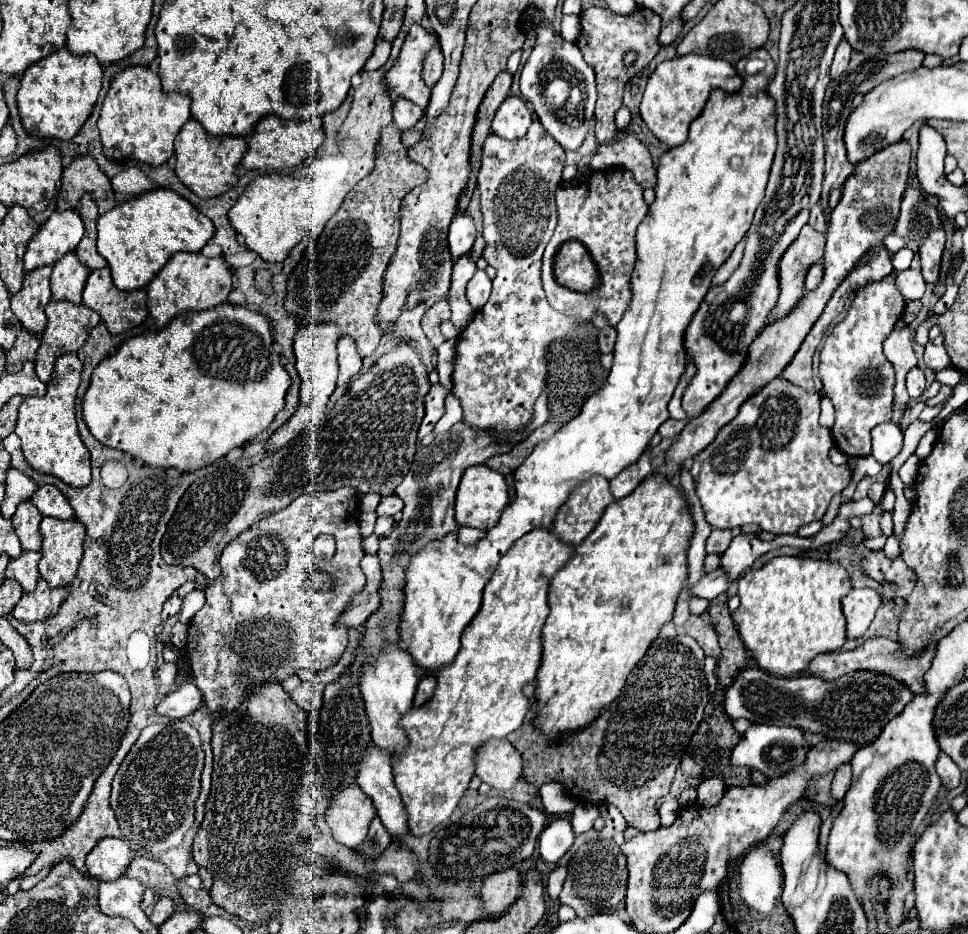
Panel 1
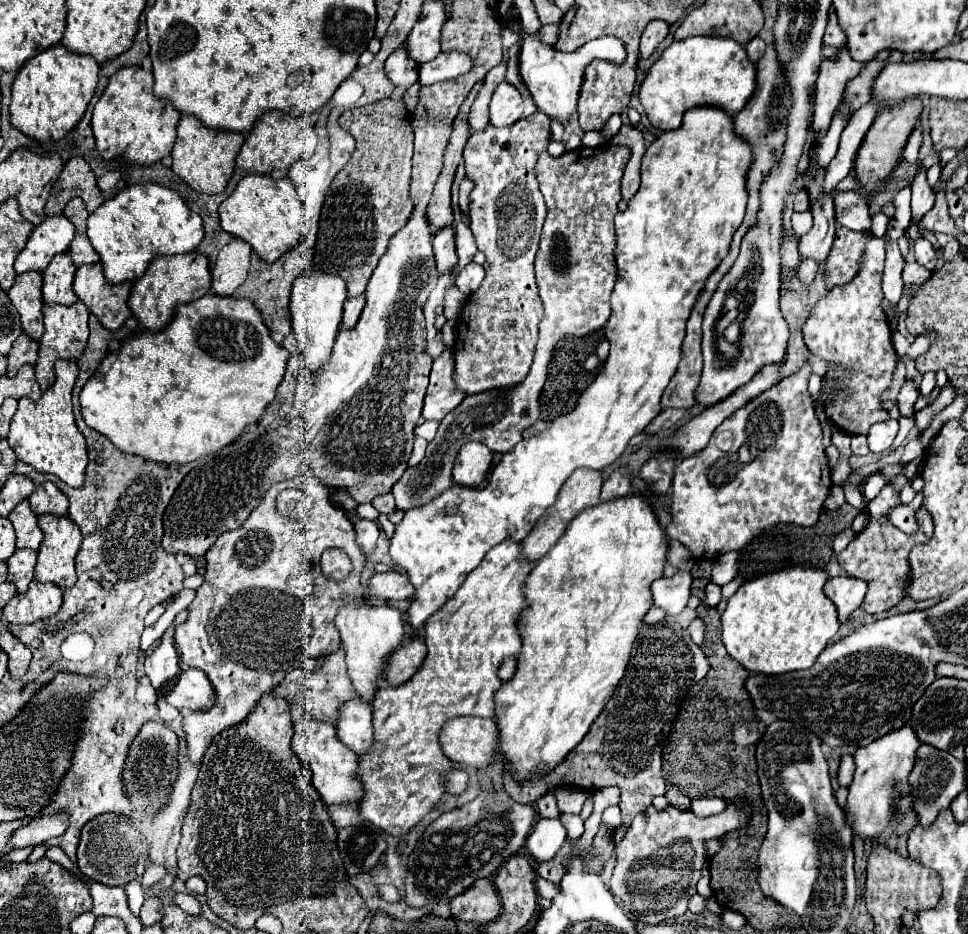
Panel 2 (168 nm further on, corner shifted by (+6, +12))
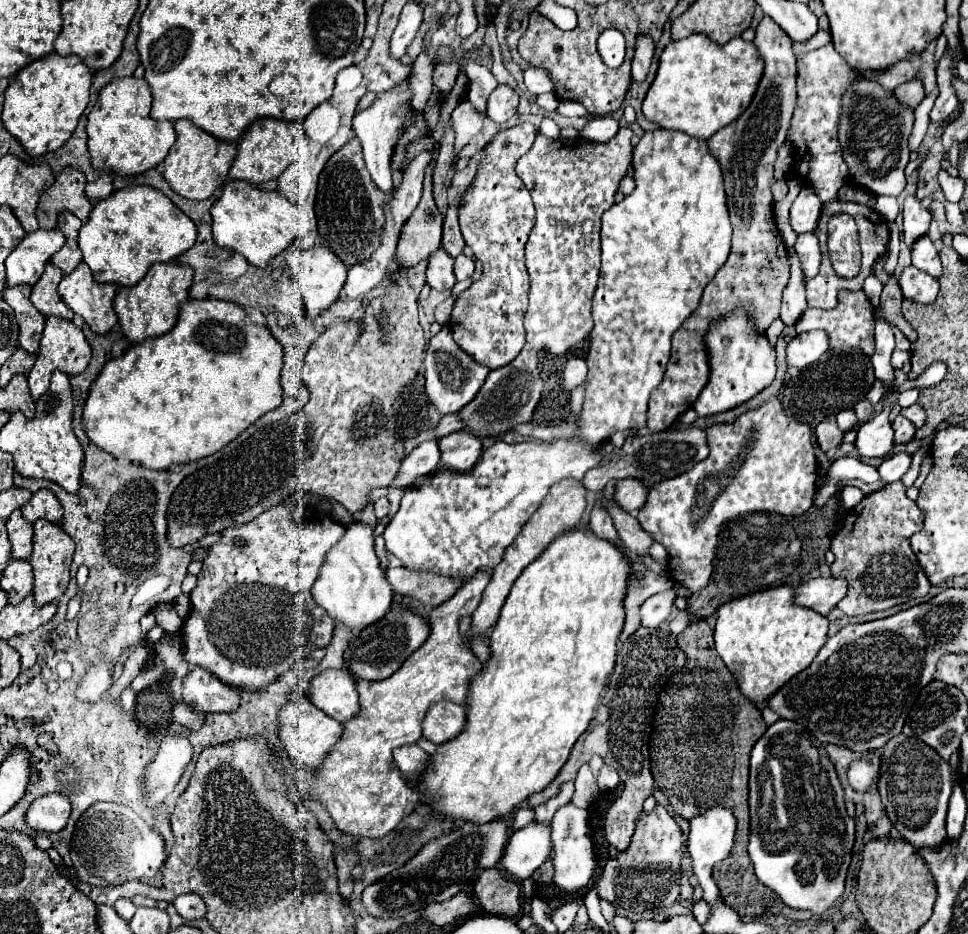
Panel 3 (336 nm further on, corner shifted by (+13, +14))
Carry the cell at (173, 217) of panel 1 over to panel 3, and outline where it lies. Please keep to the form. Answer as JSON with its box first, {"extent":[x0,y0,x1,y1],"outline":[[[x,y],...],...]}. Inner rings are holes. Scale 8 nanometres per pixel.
{"extent":[78,186,196,286],"outline":[[[128,186],[112,192],[108,198],[100,200],[78,234],[78,246],[84,254],[84,262],[90,266],[96,282],[114,282],[118,286],[134,286],[140,282],[154,262],[170,262],[172,258],[186,252],[196,242],[196,226],[190,216],[186,216],[178,206],[172,204],[168,196],[150,186]]]}

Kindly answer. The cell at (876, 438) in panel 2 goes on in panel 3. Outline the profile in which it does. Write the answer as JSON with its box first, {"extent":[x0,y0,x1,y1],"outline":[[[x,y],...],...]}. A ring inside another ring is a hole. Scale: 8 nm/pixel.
{"extent":[854,412,894,458],"outline":[[[880,412],[872,420],[862,424],[854,444],[862,458],[886,456],[894,446],[894,432],[892,432],[888,414]]]}

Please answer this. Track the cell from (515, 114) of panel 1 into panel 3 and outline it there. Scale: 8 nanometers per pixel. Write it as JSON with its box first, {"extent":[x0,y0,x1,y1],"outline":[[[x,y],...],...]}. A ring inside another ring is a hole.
{"extent":[486,84,518,124],"outline":[[[498,84],[490,98],[488,98],[488,106],[486,106],[486,116],[498,124],[510,120],[518,110],[518,94],[516,90],[512,90],[508,84]]]}

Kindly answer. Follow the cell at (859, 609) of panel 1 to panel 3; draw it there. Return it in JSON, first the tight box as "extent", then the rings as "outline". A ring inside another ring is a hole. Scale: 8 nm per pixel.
{"extent":[796,578,846,616],"outline":[[[814,578],[796,590],[796,604],[812,608],[824,616],[846,596],[846,578]]]}

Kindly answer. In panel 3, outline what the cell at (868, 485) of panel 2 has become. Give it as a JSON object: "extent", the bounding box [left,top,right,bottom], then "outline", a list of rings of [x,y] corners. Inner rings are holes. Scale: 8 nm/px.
{"extent":[840,486,864,510],"outline":[[[844,486],[842,492],[840,492],[840,498],[842,498],[842,508],[850,510],[864,498],[864,492],[856,486]]]}

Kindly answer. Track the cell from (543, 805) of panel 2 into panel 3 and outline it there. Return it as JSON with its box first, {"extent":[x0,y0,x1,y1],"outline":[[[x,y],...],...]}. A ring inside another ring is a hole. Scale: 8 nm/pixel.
{"extent":[512,806,534,830],"outline":[[[520,806],[518,812],[516,812],[516,816],[512,818],[512,828],[518,830],[518,828],[530,824],[532,820],[534,820],[534,810],[530,810],[530,808],[526,808],[526,806]]]}

